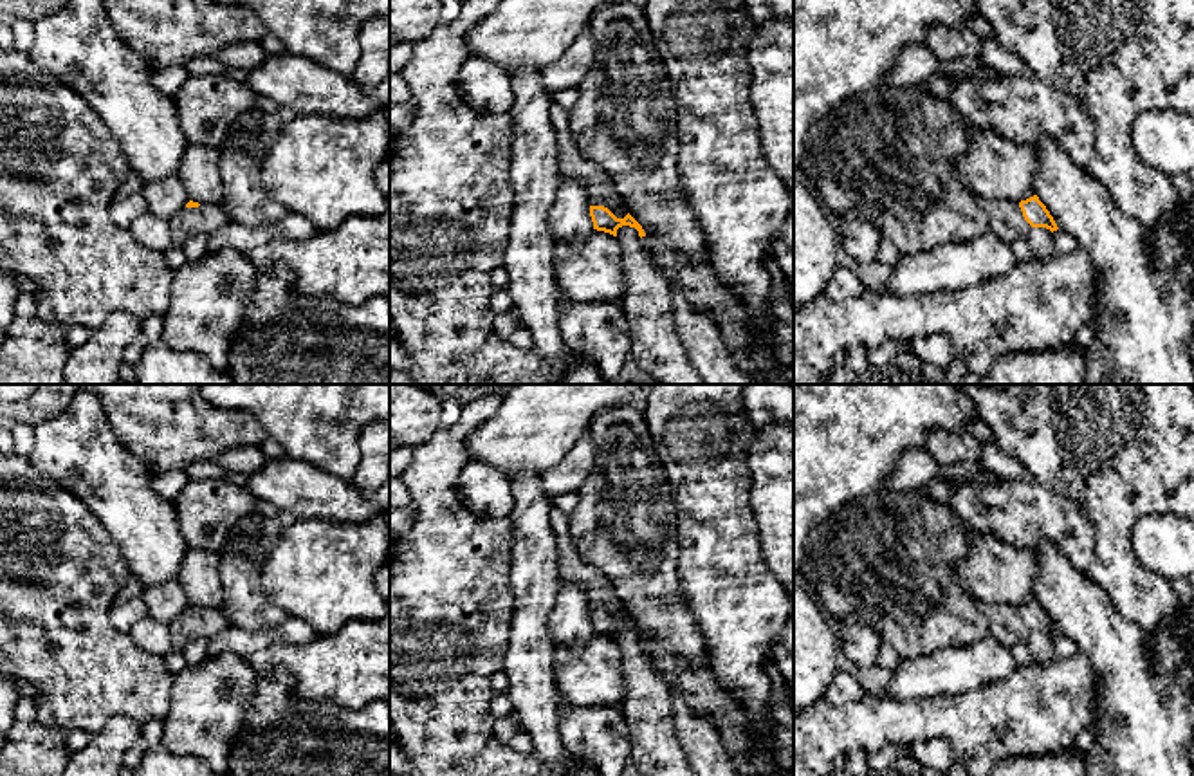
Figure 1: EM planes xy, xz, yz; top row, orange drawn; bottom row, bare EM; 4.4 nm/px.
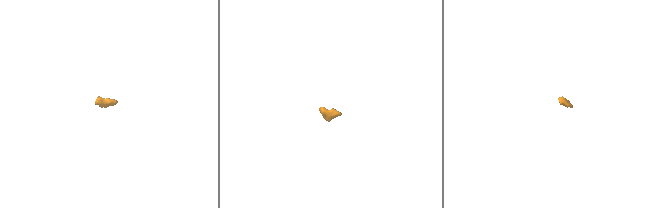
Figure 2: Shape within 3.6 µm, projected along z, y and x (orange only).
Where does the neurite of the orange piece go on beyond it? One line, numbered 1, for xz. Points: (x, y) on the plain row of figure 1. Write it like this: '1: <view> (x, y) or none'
1: xz (702, 693)

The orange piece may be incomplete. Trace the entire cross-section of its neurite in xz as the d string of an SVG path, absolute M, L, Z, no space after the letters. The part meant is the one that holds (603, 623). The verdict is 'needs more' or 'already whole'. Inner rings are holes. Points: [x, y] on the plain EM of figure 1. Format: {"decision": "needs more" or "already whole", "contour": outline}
{"decision": "needs more", "contour": "M552 507L550 527L557 547L559 581L561 585L570 583L583 590L590 608L593 633L617 641L619 632L635 632L640 641L640 650L651 662L655 673L669 686L680 689L687 706L709 720L718 731L734 769L743 776L758 776L758 769L752 763L754 733L750 720L725 695L709 668L689 668L667 648L653 644L644 637L642 630L628 617L611 583L579 556L568 532L566 513Z"}

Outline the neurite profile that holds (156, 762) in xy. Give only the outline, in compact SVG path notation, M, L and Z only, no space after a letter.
M162 744L146 749L141 765L133 771L133 776L222 776L211 771L211 767L195 756L177 756Z

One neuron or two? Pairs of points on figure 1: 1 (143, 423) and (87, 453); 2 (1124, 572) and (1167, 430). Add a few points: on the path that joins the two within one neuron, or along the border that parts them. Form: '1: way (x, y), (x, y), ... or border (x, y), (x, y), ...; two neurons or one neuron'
1: border (100, 403), (116, 439), (146, 468); two neurons
2: way (1117, 536), (1117, 480), (1131, 466); one neuron

